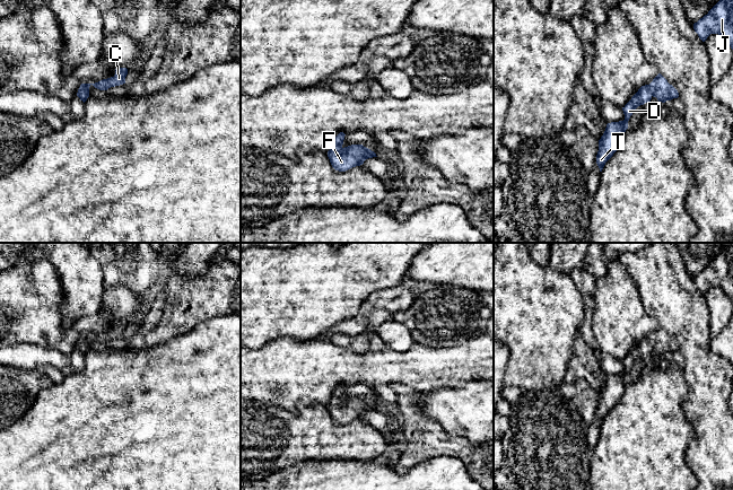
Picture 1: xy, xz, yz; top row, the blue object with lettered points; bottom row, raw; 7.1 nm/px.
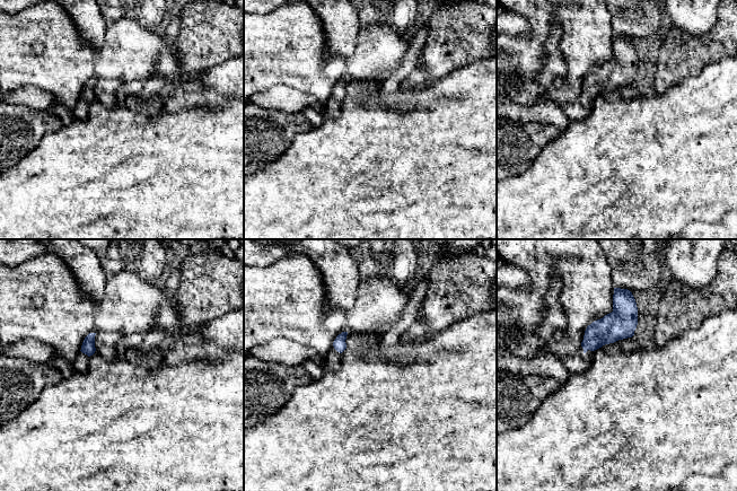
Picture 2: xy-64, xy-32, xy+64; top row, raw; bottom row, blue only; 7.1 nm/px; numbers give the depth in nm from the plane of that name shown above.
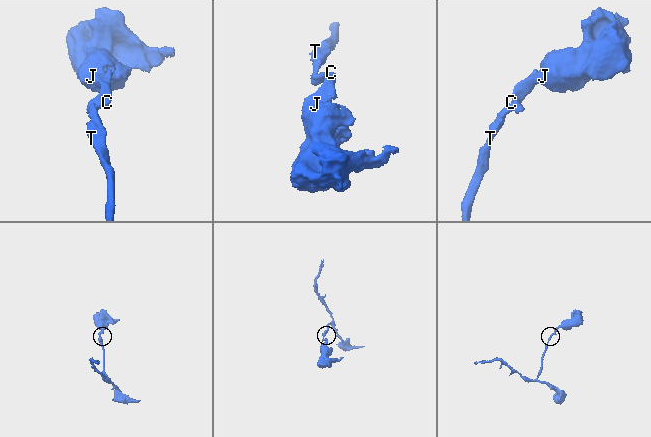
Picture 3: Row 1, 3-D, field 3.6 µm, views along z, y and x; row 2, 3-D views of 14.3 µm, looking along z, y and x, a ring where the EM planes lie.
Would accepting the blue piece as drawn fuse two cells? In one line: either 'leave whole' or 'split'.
leave whole

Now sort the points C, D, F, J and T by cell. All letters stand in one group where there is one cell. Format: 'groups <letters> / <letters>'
groups C D F J T

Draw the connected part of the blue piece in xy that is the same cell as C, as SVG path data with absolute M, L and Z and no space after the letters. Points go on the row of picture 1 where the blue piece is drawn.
M116 68L115 75L111 78L103 79L95 84L81 84L78 89L77 96L80 98L80 100L85 103L87 98L89 97L89 87L91 85L99 90L107 90L111 87L125 84L126 75L128 75L126 68Z

